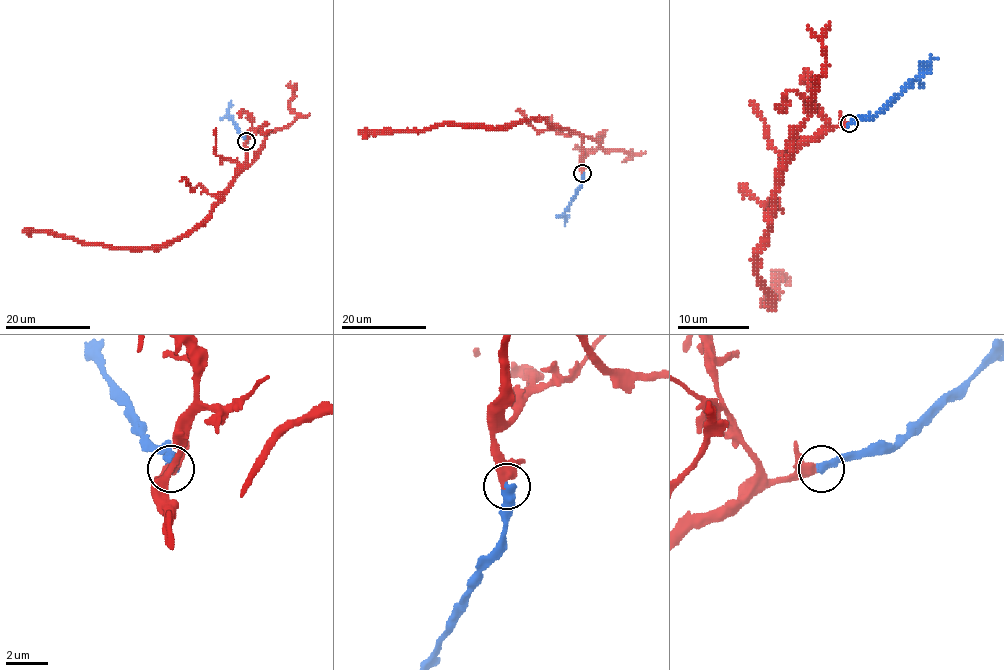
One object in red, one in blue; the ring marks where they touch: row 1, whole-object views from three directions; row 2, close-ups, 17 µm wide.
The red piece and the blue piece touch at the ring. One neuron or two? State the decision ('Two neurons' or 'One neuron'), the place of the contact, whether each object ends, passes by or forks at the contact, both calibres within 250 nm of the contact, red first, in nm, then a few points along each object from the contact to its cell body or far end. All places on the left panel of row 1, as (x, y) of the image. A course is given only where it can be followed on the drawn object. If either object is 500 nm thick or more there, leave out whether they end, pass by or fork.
One neuron. Place: (246, 141). At the ring red ends. At the ring blue ends. Thickness 420 nm (red) against 460 nm. Course of red: (246, 141), (246, 160), (224, 199), (193, 228), (164, 243), (146, 248), (107, 248), (43, 232), (22, 233). Course of blue: (246, 141), (228, 114), (231, 100)

